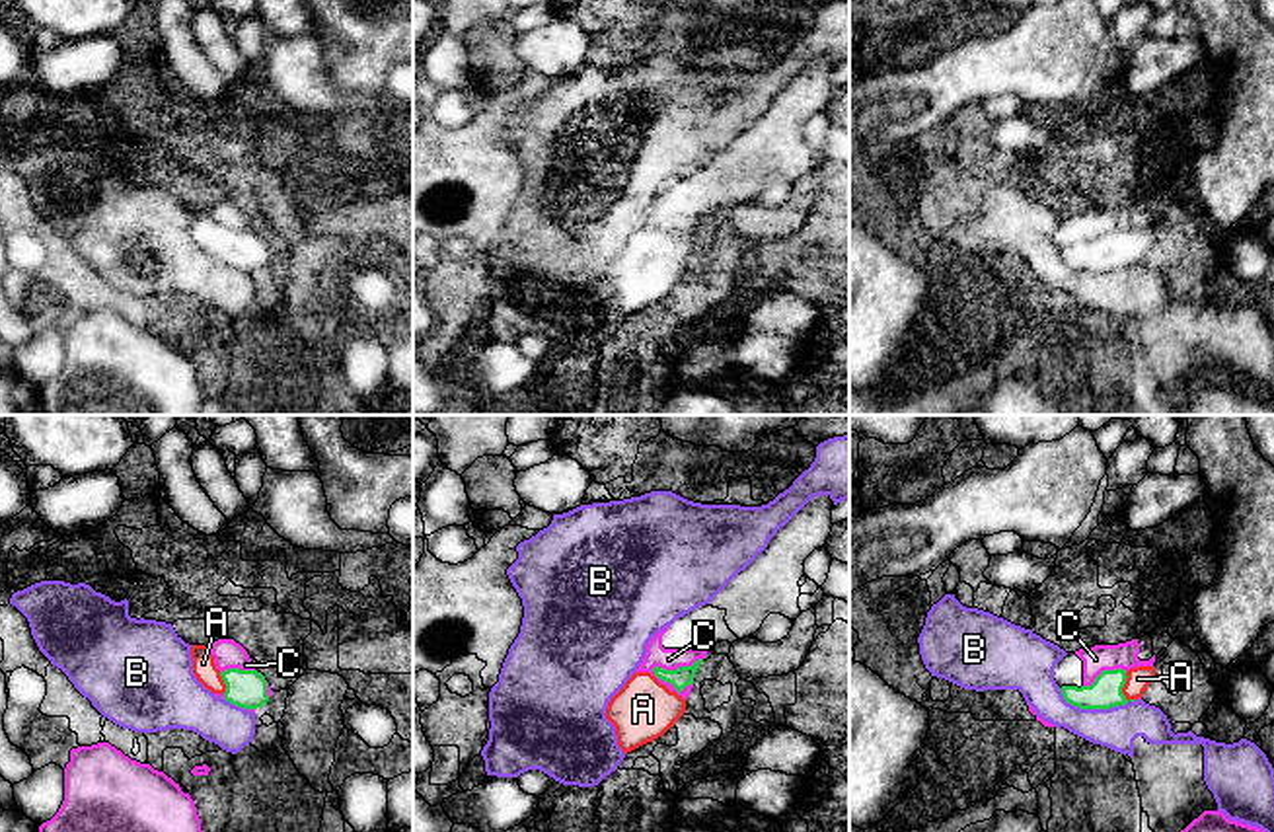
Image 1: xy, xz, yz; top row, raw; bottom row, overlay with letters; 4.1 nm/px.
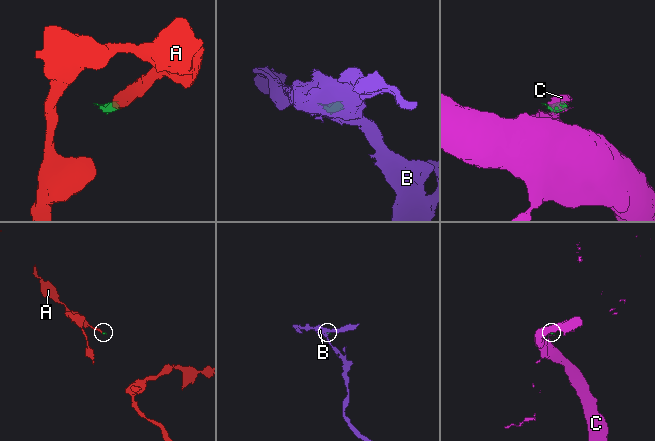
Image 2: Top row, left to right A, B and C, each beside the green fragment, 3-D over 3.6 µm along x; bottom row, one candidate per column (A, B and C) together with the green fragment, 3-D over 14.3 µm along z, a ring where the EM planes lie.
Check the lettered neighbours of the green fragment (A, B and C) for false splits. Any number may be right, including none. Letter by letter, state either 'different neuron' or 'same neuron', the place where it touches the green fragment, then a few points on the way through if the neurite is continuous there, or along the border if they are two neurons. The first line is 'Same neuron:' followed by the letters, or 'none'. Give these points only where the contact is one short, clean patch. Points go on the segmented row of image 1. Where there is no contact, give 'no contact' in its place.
Same neuron: A
A: same neuron | yz (1121, 690) | across yz (1105, 692), (1121, 690), (1138, 679)
B: different neuron | yz (1095, 708) | along yz (1058, 688), (1068, 702), (1080, 708), (1115, 708), (1134, 700)
C: different neuron | xz (676, 669) | along xz (702, 657), (690, 665), (674, 669), (655, 667), (651, 671)

